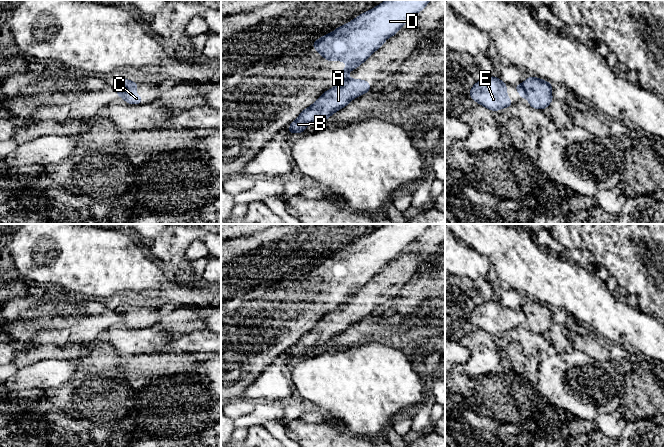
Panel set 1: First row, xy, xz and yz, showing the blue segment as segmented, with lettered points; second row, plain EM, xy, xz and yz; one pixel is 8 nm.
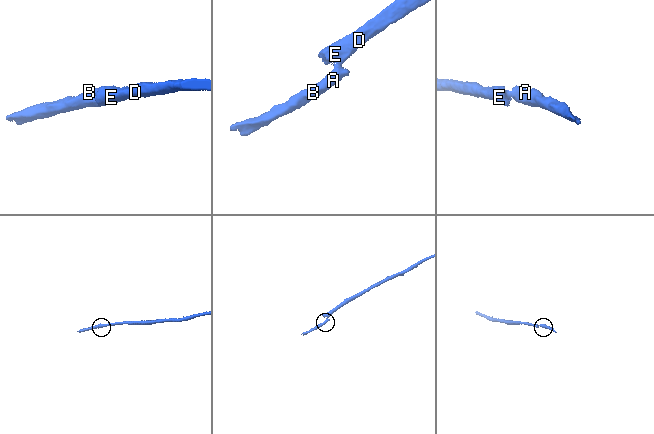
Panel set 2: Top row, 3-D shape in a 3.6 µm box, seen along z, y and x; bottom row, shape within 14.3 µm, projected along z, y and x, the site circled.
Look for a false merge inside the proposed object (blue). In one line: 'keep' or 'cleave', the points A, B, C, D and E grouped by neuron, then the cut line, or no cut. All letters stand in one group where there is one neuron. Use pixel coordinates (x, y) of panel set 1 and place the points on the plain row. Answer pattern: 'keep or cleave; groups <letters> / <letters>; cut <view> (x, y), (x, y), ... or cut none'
cleave; groups A B C / D E; cut yz (519, 309), (523, 313), (525, 320)

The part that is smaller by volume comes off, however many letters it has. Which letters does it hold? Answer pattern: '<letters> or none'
A, B, C

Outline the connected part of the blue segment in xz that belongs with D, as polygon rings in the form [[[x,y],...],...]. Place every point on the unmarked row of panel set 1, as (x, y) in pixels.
[[[386,224],[373,233],[362,237],[357,242],[351,244],[348,248],[340,250],[332,257],[326,258],[320,263],[317,263],[311,269],[320,278],[320,280],[324,281],[328,286],[345,285],[347,287],[347,289],[344,291],[344,295],[340,298],[340,303],[344,303],[351,294],[356,293],[377,273],[379,273],[386,266],[388,261],[394,260],[400,253],[402,253],[403,249],[408,244],[416,240],[418,236],[422,235],[430,225],[431,224]]]

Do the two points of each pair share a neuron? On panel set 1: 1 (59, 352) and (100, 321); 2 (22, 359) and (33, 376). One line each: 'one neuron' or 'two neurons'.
1: two neurons
2: two neurons

